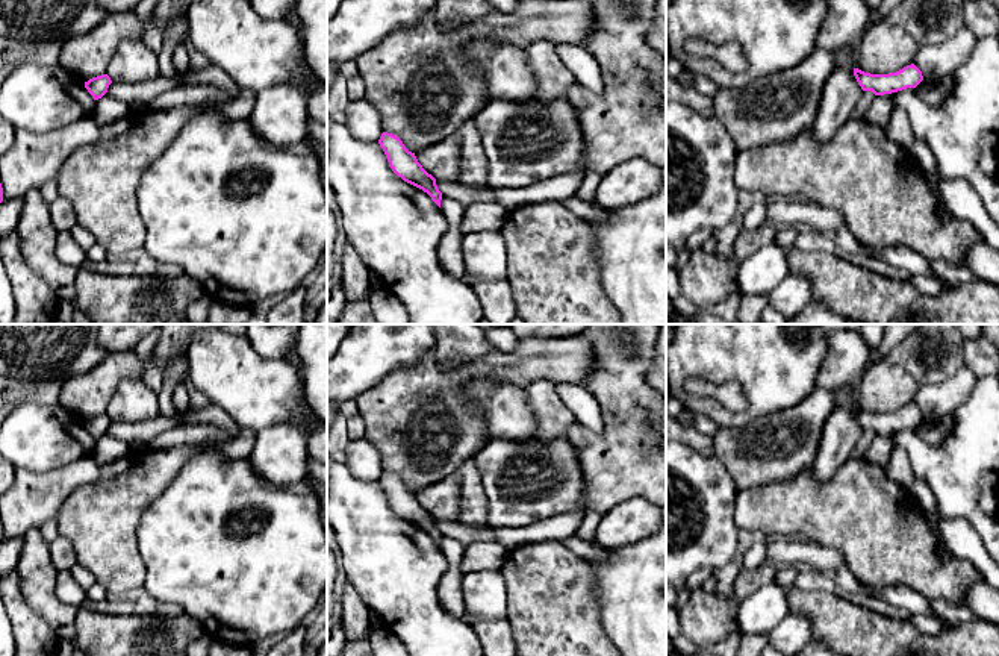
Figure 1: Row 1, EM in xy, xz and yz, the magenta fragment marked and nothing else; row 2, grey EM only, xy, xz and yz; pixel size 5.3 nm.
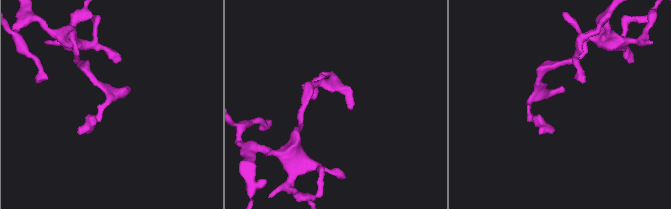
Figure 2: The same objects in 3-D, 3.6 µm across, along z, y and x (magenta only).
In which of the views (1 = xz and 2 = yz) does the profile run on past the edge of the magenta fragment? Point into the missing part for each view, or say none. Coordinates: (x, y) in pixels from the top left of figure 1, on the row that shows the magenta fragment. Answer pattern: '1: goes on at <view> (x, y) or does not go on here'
1: does not go on here
2: does not go on here

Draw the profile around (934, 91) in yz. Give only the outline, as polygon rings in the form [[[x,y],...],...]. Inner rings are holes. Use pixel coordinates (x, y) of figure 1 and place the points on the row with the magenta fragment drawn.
[[[951,76],[940,79],[923,79],[917,86],[917,95],[929,105],[941,105],[954,88]]]

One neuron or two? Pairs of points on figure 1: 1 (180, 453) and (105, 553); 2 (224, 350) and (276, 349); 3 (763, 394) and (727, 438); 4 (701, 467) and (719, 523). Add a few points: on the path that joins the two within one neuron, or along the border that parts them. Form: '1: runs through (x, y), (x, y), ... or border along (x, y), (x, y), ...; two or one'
1: runs through (155, 476), (105, 527); one
2: border along (247, 340), (259, 353), (282, 359); two
3: border along (769, 414), (740, 426), (718, 427); two
4: runs through (701, 481), (707, 509); one

